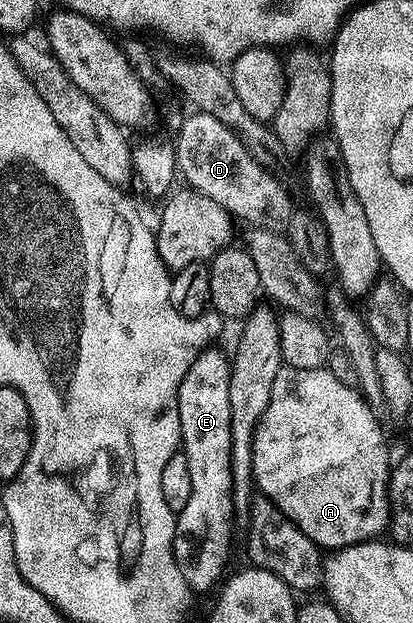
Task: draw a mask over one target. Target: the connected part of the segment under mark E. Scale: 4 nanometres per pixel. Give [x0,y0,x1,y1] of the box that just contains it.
[173,349,237,592]

